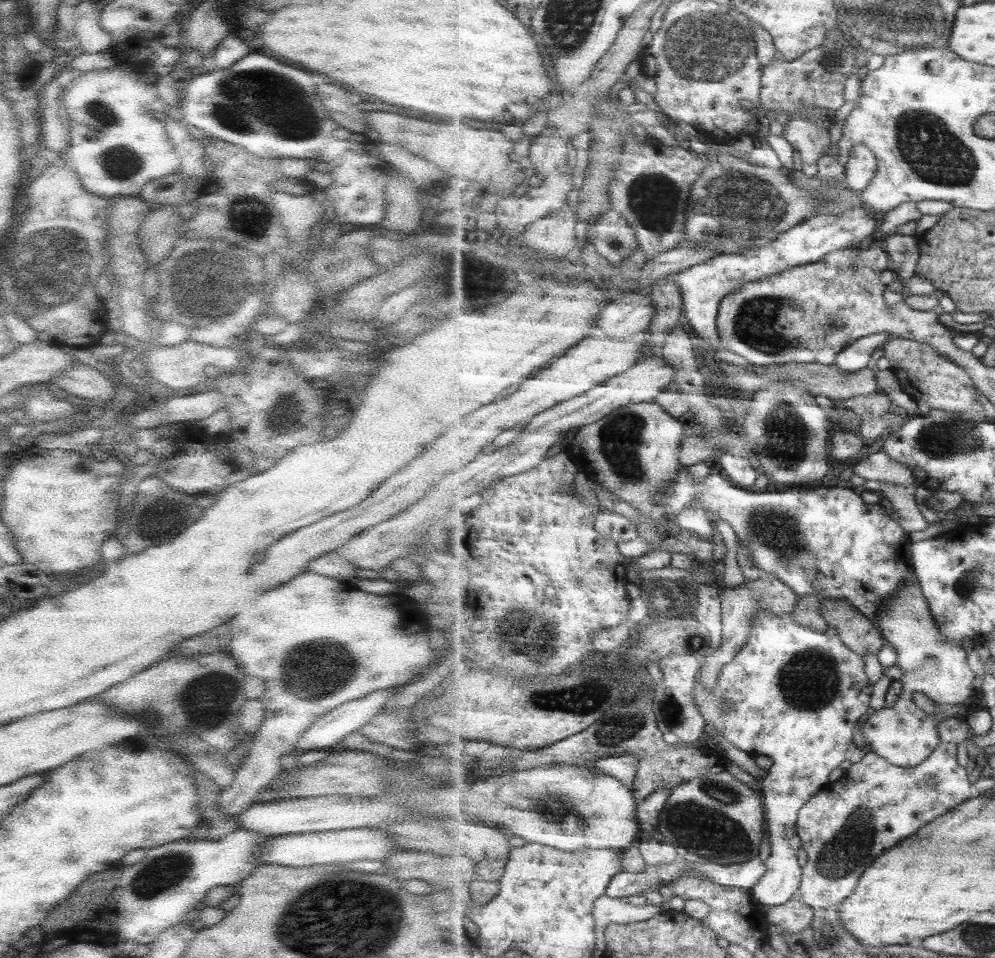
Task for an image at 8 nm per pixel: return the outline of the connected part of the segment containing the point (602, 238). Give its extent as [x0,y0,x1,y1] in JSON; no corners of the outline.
[588,210,639,265]

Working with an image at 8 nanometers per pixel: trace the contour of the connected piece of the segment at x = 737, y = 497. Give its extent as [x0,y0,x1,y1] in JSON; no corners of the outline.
[660,466,914,620]

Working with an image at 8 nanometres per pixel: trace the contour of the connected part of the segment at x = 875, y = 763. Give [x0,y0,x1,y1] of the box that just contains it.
[797,742,978,910]

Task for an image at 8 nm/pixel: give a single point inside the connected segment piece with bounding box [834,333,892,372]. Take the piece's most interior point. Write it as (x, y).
(857, 355)

